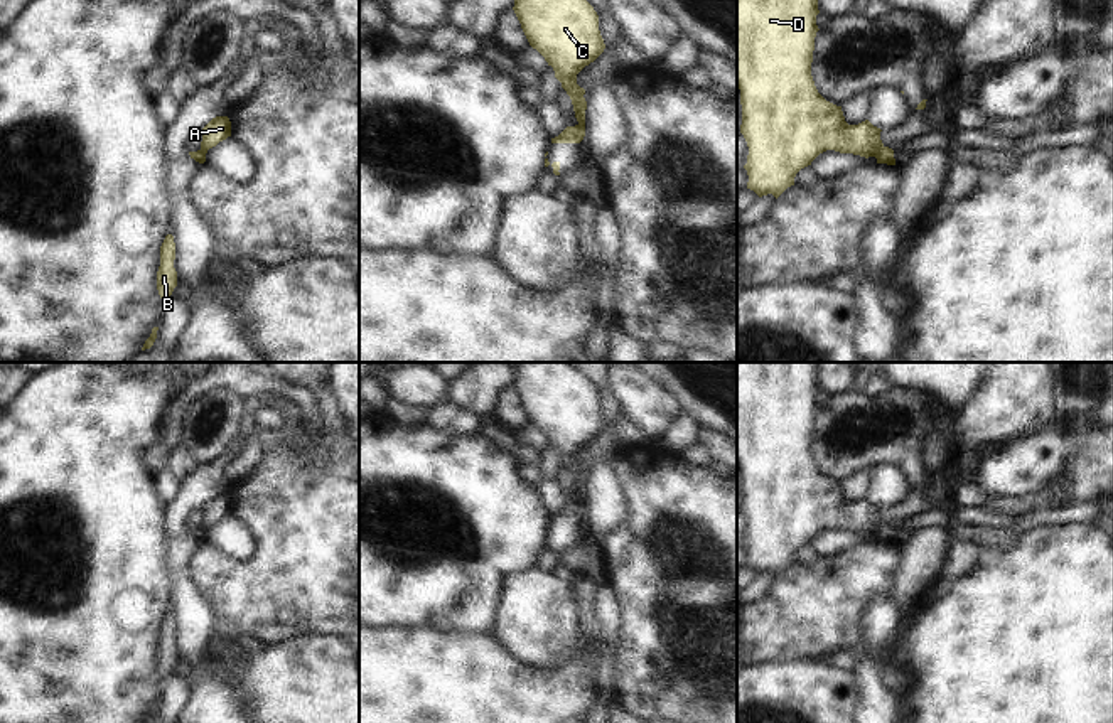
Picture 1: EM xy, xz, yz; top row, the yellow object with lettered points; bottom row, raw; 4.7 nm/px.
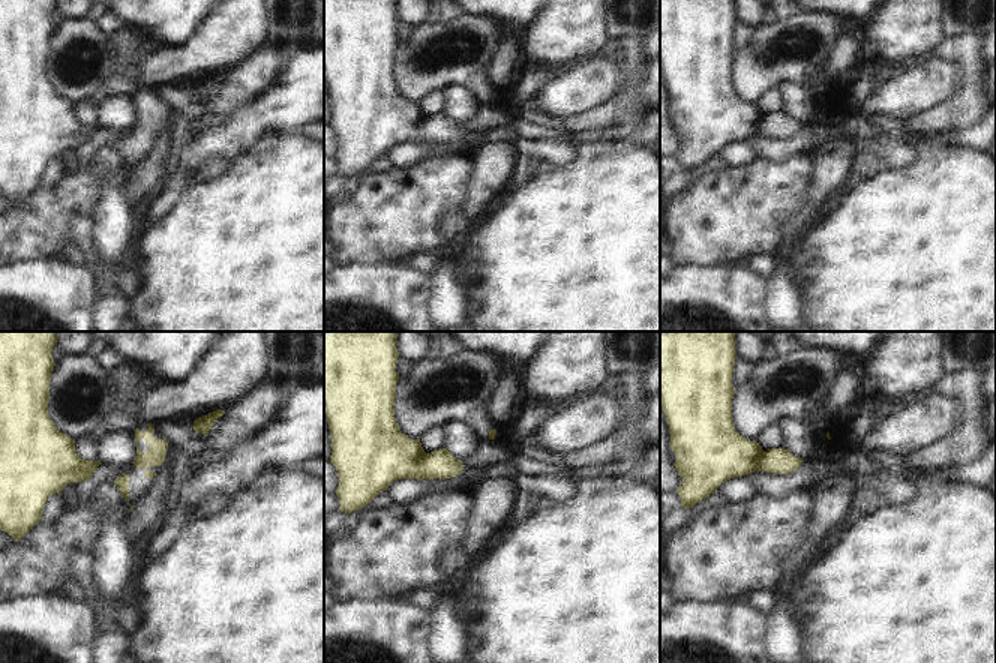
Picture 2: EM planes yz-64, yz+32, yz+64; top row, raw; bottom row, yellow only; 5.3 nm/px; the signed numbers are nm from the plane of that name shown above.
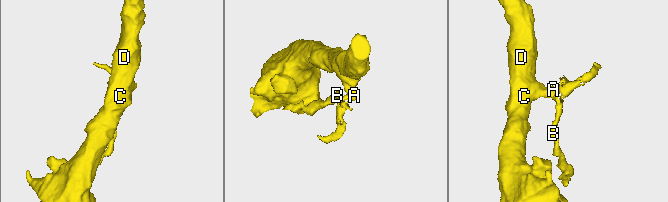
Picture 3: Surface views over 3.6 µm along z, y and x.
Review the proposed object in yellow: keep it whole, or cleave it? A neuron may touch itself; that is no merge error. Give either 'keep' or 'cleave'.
cleave

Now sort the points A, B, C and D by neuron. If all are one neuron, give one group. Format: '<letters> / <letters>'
A C D / B

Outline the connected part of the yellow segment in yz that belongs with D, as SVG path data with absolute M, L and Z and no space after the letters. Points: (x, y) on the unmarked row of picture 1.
M737 362L737 463L740 467L742 502L749 533L747 566L759 575L772 571L776 576L791 563L796 551L826 528L877 534L884 526L880 506L868 497L858 502L845 499L841 484L826 479L816 467L811 453L816 403L818 362Z

